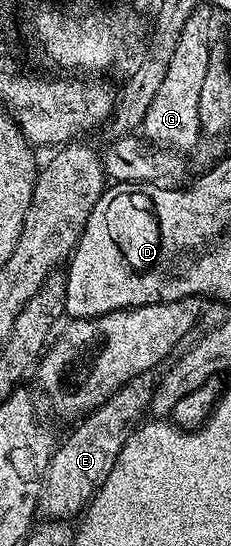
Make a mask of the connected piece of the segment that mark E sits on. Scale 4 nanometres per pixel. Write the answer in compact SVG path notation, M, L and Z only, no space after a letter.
M148 372L129 380L105 404L91 411L78 423L79 426L67 439L60 441L51 457L49 468L43 477L43 491L39 497L38 513L47 520L71 520L71 517L82 515L88 502L95 496L96 490L109 476L113 464L117 464L117 456L121 448L125 448L125 440L129 440L131 431L144 421L143 413L152 409L157 389L157 378L154 373Z

